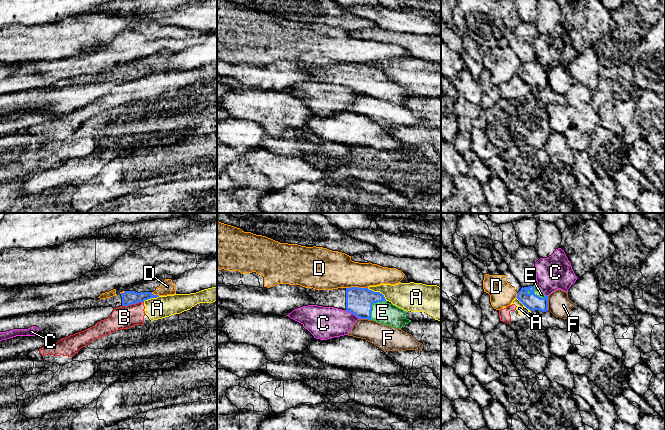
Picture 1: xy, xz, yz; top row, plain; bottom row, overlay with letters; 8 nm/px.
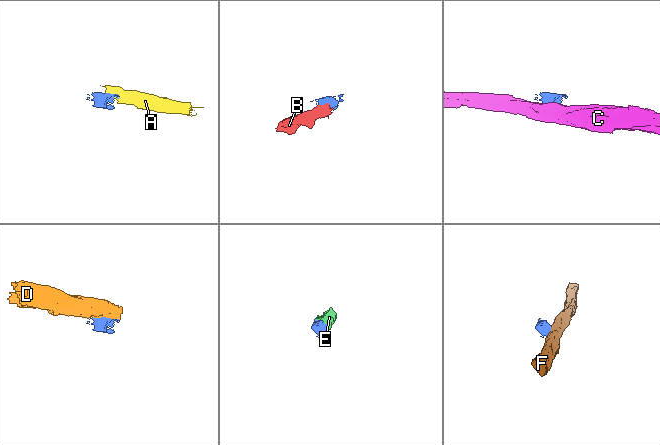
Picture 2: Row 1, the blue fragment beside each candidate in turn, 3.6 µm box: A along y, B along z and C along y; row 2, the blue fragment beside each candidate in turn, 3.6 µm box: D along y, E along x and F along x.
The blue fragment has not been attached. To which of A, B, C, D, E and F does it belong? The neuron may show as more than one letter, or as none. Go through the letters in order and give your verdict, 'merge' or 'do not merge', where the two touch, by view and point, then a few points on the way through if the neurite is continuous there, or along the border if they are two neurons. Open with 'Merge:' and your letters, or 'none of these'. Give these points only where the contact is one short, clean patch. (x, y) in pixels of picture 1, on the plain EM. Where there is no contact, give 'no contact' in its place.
Merge: E
A: do not merge; meets blue in xz at (378, 68); border along xz (367, 64), (379, 67), (386, 76)
B: do not merge; meets blue in xy at (132, 79); border along xy (143, 77), (122, 82)
C: do not merge; meets blue in xz at (353, 89); border along xz (345, 86), (360, 94)
D: do not merge; meets blue in xz at (355, 63); border along xz (365, 63), (346, 64)
E: merge; meets blue in xz at (371, 81); runs through xz (359, 77), (371, 81), (382, 88)
F: do not merge; meets blue in yz at (547, 79); border along yz (547, 72), (548, 85)

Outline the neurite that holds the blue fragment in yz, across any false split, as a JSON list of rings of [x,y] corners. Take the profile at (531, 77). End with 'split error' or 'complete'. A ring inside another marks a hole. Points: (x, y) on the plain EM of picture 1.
[[[537,60],[524,64],[522,63],[517,69],[516,74],[530,87],[548,87],[548,72],[542,68]]]; split error

